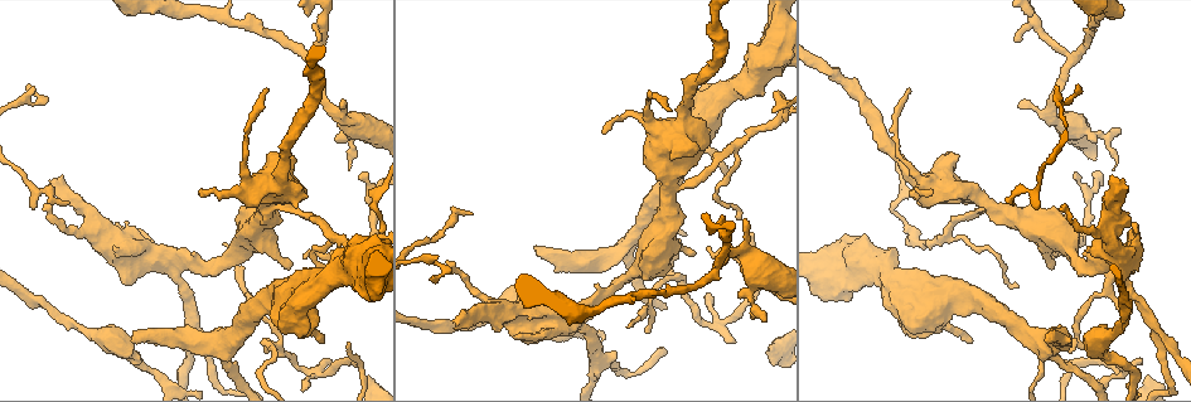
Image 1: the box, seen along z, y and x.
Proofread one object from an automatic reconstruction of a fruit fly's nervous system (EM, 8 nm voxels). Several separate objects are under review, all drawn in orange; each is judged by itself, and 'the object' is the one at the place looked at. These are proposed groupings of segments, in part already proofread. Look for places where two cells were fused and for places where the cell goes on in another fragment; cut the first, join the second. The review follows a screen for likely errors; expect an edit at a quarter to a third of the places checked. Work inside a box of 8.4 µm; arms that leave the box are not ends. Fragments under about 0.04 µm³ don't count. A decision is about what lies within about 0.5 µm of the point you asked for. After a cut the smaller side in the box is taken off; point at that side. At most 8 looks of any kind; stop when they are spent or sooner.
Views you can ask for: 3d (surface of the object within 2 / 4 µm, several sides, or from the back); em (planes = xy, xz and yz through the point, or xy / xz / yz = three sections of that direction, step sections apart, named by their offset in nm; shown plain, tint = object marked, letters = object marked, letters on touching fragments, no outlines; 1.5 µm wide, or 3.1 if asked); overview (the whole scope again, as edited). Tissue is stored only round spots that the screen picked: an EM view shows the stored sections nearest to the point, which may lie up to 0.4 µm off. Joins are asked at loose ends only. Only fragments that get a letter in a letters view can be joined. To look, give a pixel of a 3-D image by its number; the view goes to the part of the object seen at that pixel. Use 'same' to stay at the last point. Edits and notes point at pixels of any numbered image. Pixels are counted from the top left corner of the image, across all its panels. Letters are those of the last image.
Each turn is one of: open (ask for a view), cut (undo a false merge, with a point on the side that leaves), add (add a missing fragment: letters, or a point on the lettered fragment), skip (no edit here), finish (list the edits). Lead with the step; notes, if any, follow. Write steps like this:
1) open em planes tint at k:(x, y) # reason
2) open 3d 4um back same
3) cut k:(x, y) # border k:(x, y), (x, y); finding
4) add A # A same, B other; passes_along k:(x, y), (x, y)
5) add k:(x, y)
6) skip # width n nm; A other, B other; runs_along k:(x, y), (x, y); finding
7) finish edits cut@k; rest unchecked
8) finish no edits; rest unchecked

open em xy step 4 letters at 1:(1142, 364) # tapers out

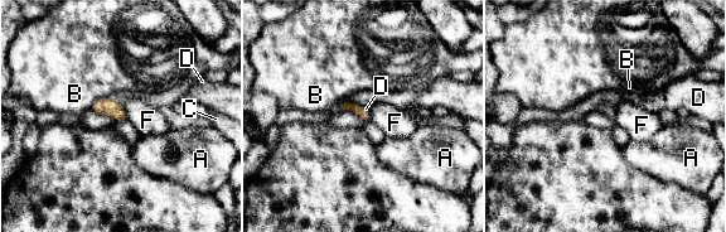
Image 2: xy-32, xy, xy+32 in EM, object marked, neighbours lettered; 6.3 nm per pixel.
open em planes letters same

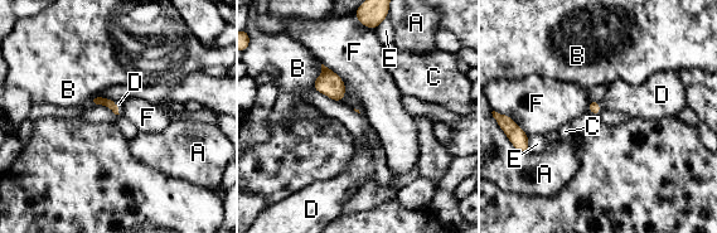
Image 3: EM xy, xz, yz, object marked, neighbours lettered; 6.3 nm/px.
add D # A other, B other, C other, D same, E other, F other; passes_along 3:(594, 107), (599, 106), (633, 100); it goes on there

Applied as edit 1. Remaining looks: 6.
open overview

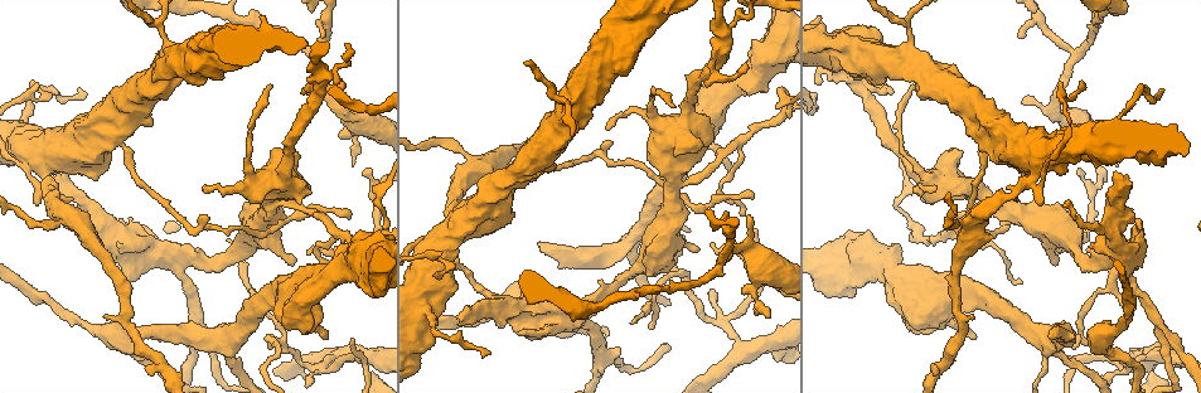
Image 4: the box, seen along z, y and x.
open em planes letters at 4:(1128, 239)

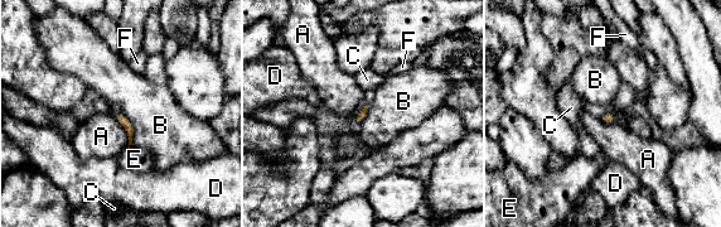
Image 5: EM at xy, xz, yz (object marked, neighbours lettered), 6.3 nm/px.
skip # A other, B other, C other, D other, E other, F other; border 5:(121, 111), (131, 125), (132, 144); no lettered fragment goes on from it

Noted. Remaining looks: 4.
open em planes tint at 4:(1132, 185) # an open end

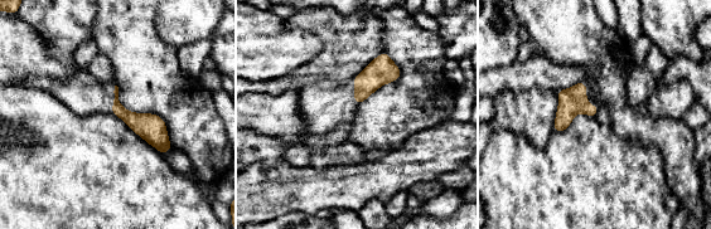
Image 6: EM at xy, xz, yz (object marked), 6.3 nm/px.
open em planes letters same # what lies round it

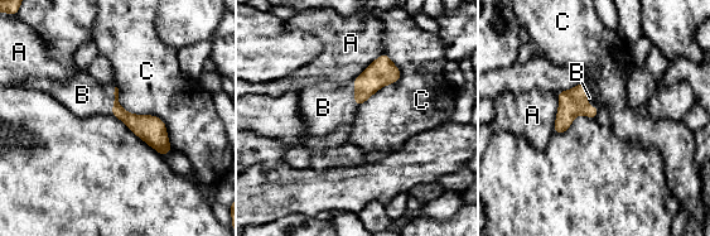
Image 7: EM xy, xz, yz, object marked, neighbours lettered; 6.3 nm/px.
add B # A other, B same, C other; passes_along 7:(571, 102), (585, 97), (589, 97); the cell continues

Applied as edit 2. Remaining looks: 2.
finish edits add@3, add@7; rest unchecked

